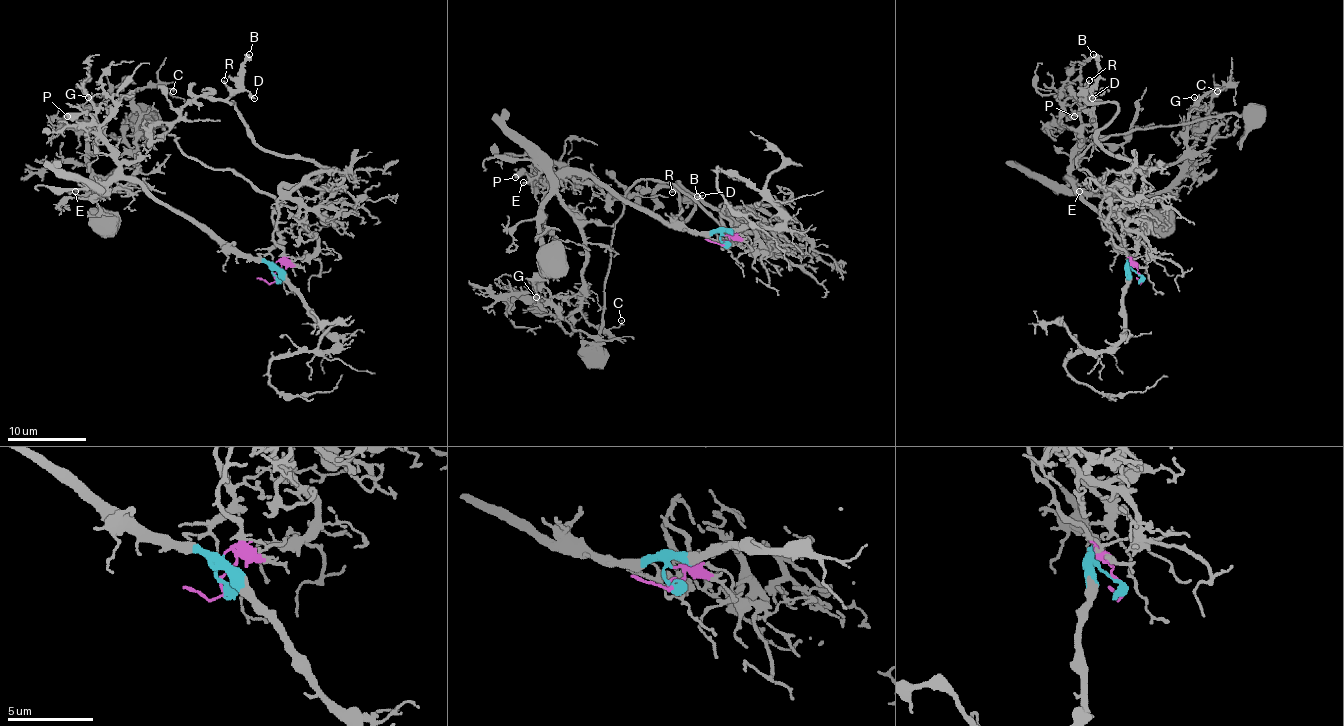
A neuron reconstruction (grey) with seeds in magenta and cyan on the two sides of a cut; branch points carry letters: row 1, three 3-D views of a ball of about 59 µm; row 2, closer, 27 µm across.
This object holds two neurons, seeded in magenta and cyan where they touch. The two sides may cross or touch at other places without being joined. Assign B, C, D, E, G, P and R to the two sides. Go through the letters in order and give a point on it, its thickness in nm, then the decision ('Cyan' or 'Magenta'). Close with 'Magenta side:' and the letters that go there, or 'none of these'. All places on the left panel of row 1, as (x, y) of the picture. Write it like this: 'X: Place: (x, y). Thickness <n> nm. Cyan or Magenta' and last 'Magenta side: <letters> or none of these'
B: Place: (249, 54). Thickness 420 nm. Magenta
C: Place: (173, 91). Thickness 130 nm. Cyan
D: Place: (254, 98). Thickness 200 nm. Magenta
E: Place: (75, 191). Thickness 130 nm. Cyan
G: Place: (88, 97). Thickness 160 nm. Cyan
P: Place: (67, 116). Thickness 550 nm. Cyan
R: Place: (224, 80). Thickness 150 nm. Magenta
Magenta side: B, D, R

